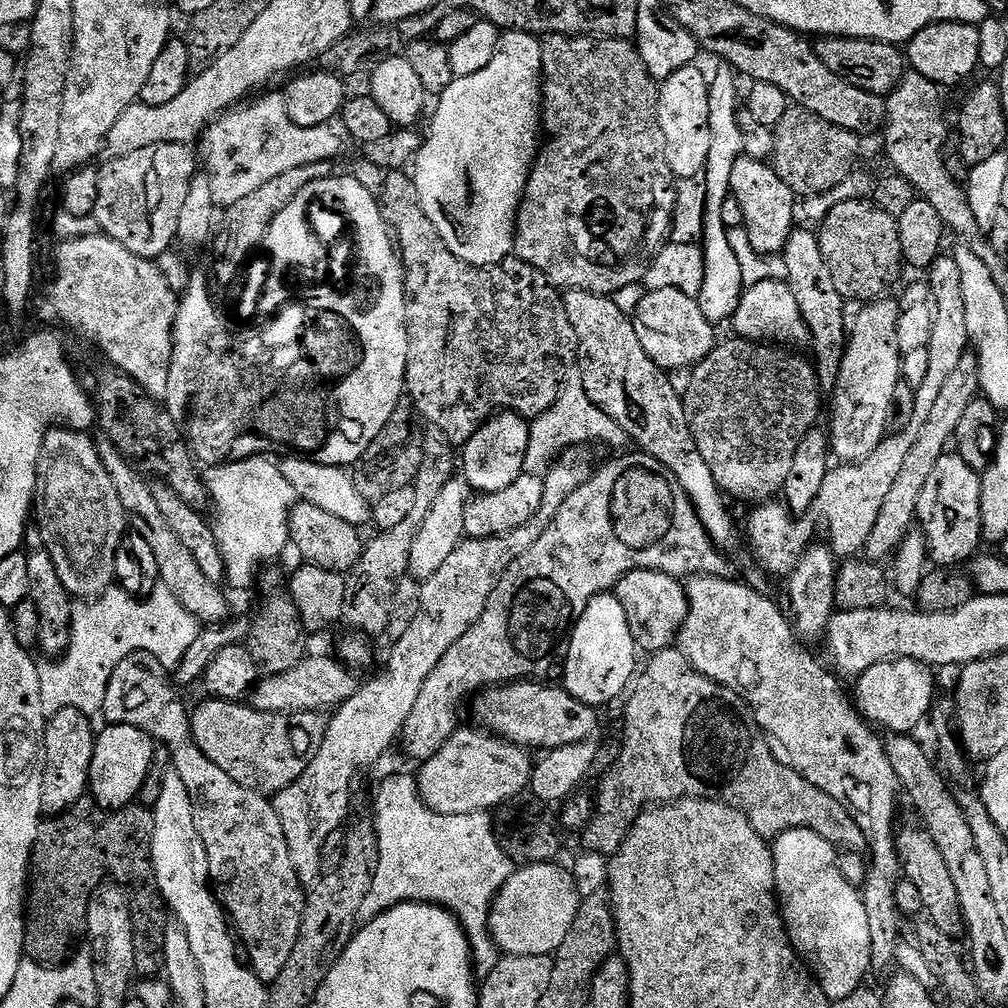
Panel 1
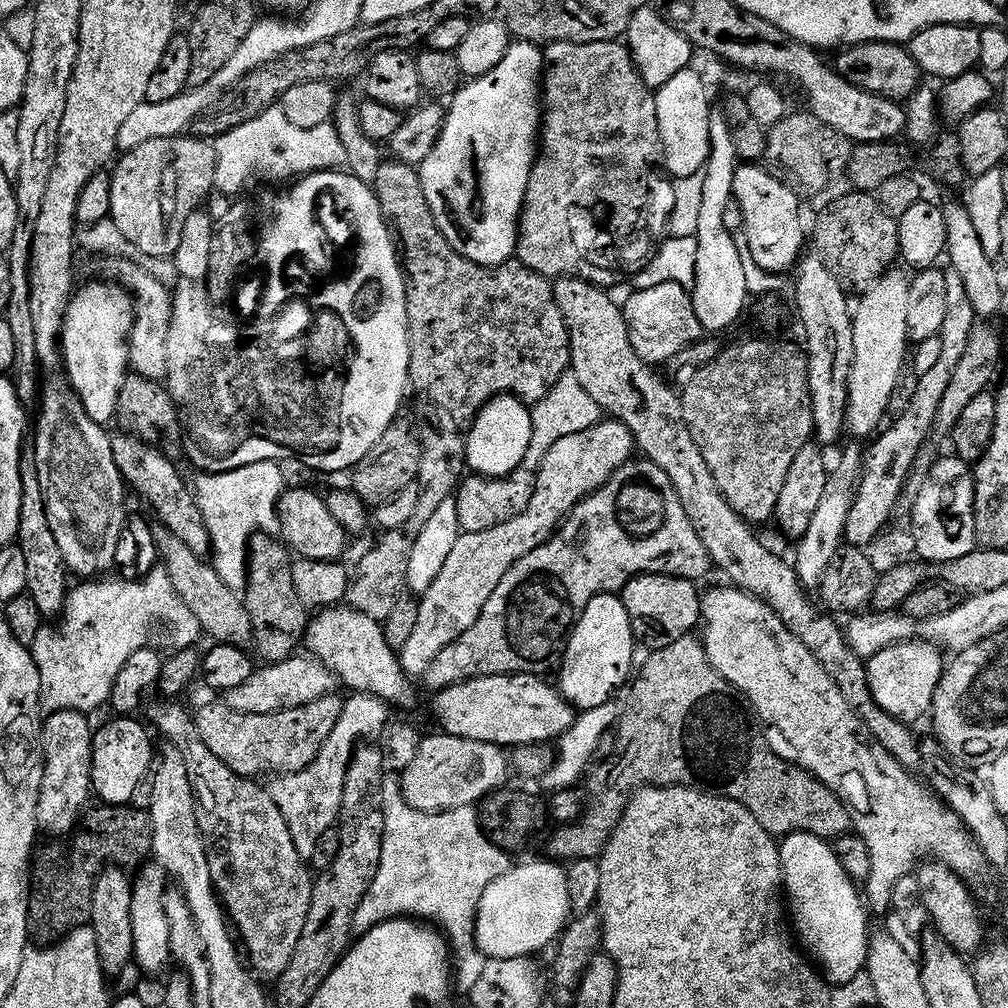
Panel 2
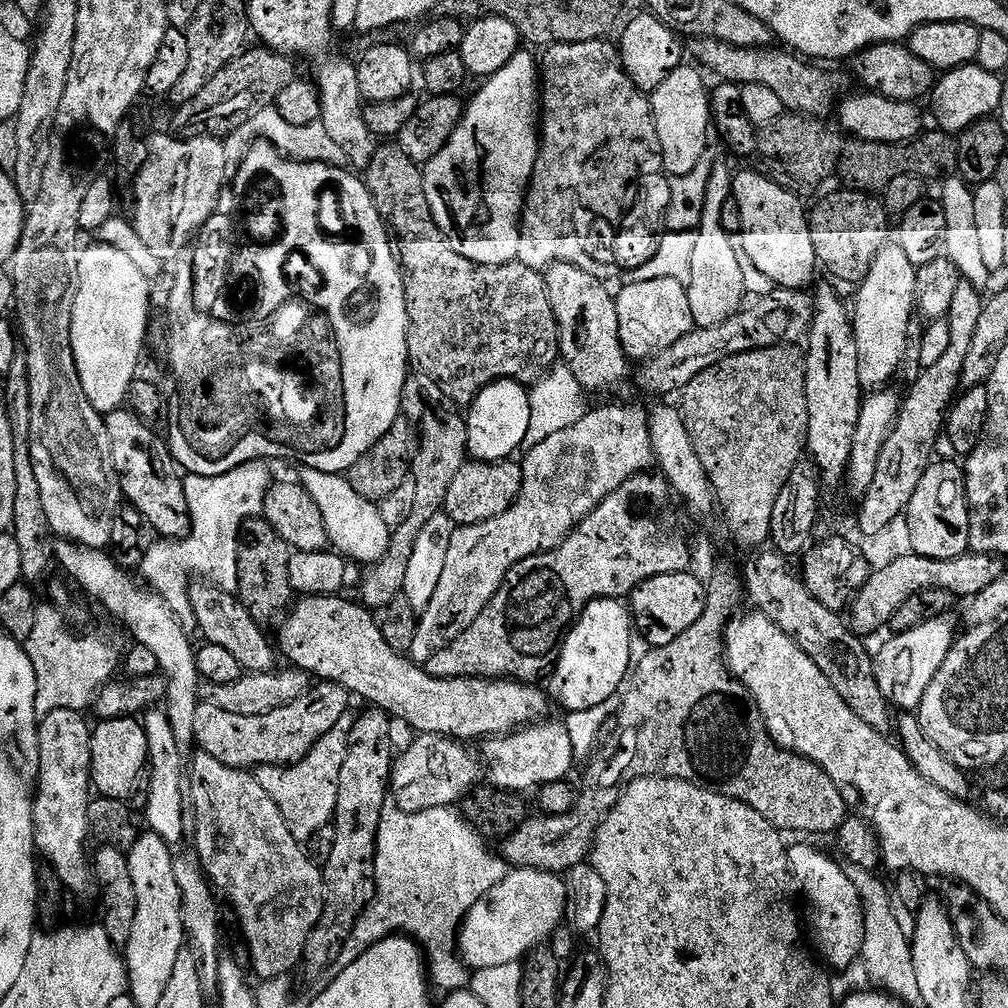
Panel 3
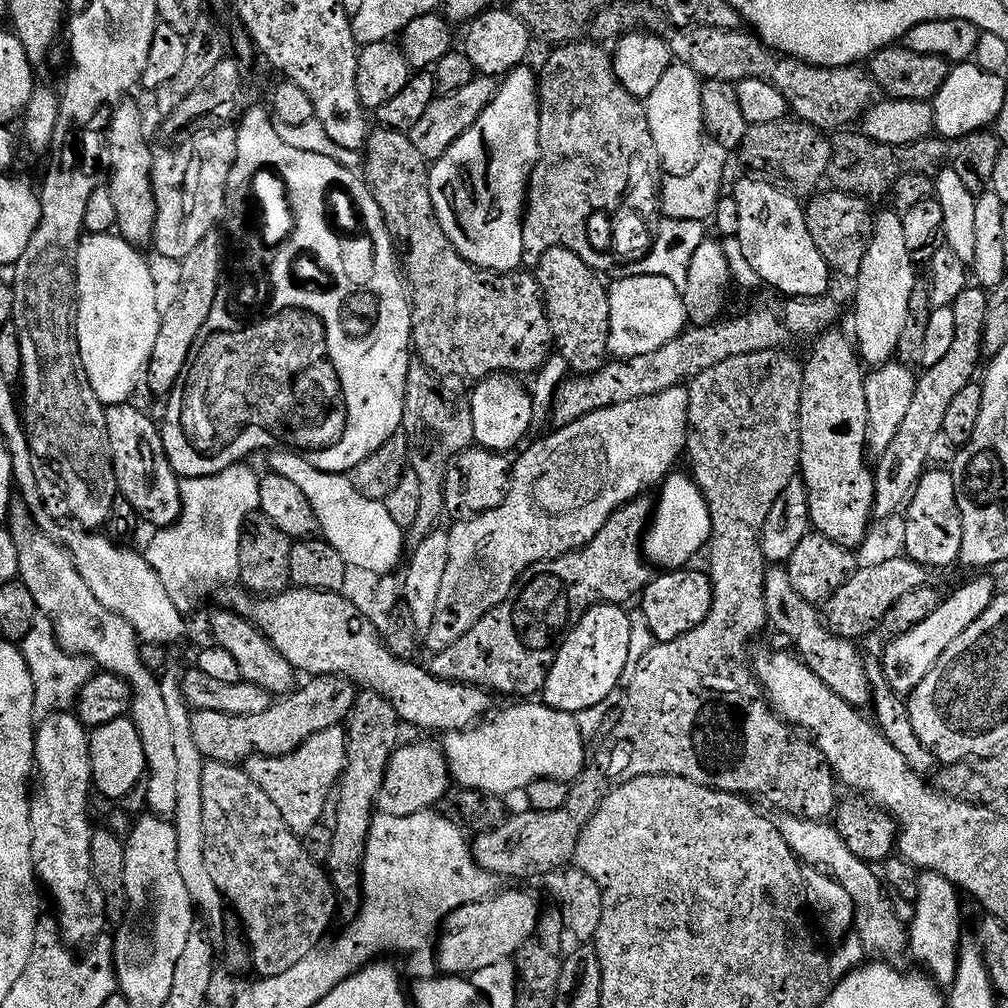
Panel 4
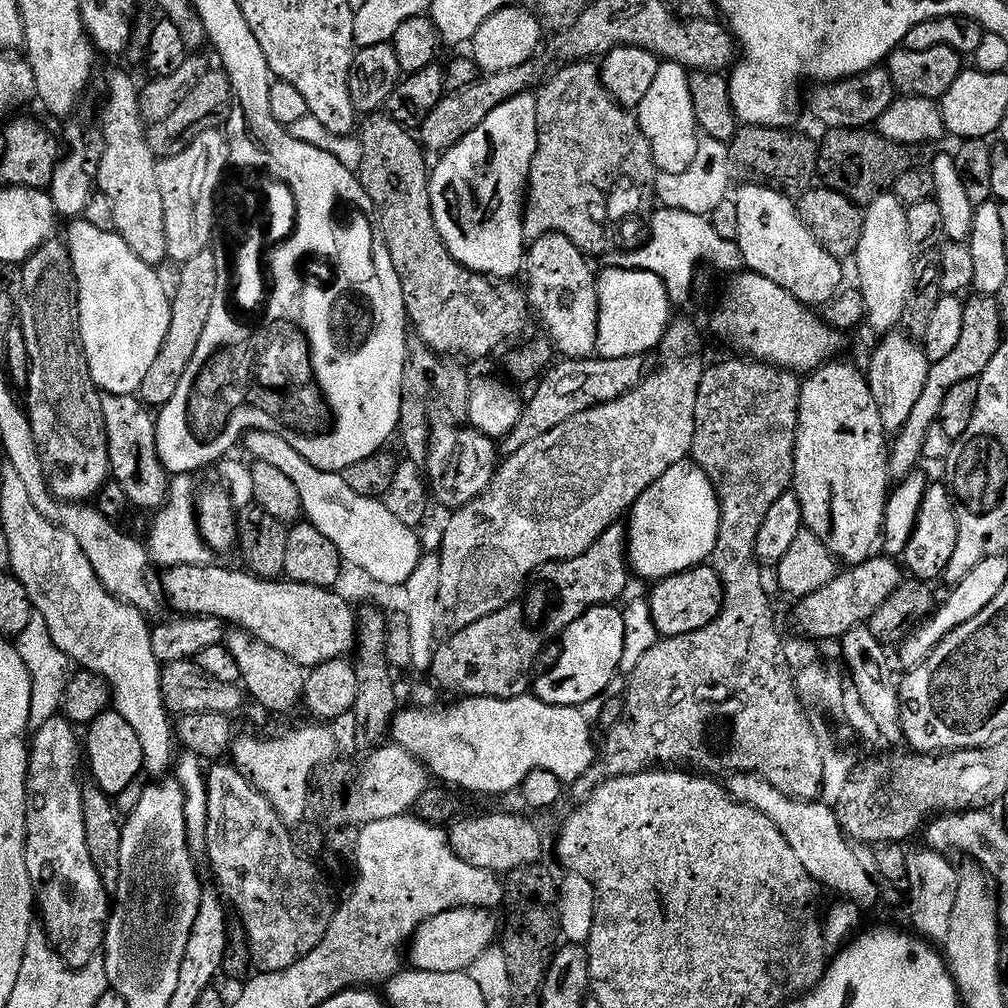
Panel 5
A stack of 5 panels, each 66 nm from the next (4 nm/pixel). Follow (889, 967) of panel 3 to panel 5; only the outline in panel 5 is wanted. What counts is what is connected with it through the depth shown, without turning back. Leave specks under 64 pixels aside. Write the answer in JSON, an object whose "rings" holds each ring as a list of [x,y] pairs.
{"rings":[[[752,772],[729,775],[726,787],[733,800],[766,814],[766,818],[770,818],[770,822],[778,826],[786,842],[790,842],[790,850],[794,850],[798,862],[802,862],[802,866],[806,866],[806,870],[811,872],[817,885],[825,889],[828,887],[845,901],[852,901],[863,910],[881,903],[881,885],[858,862],[855,847],[840,829],[838,818],[831,807],[821,802],[790,798],[774,790],[774,786],[770,786],[770,782],[766,782],[763,776],[755,776]]]}

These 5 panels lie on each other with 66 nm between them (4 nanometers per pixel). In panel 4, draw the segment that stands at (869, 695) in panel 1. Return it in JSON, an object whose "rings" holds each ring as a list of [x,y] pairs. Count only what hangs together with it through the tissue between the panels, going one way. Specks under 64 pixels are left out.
{"rings":[[[991,575],[977,576],[980,577],[970,581],[969,584],[962,585],[957,592],[952,592],[949,596],[947,593],[941,599],[938,610],[934,610],[934,614],[930,614],[930,618],[926,618],[926,622],[918,622],[918,626],[914,626],[914,630],[906,630],[906,634],[887,641],[888,649],[882,652],[884,677],[895,692],[911,694],[918,686],[918,682],[922,682],[922,678],[926,678],[926,674],[930,674],[934,662],[938,662],[938,658],[942,658],[942,654],[946,654],[950,642],[954,642],[954,638],[958,638],[958,634],[962,634],[969,626],[974,626],[974,622],[978,622],[978,618],[982,618],[982,614],[986,614],[986,610],[998,595],[998,584],[995,579],[991,580],[988,577]]]}

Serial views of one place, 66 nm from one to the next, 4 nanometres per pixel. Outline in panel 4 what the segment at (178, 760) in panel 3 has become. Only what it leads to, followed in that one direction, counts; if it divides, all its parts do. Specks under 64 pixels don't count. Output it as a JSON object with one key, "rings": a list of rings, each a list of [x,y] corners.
{"rings":[[[13,499],[8,509],[6,527],[12,533],[14,546],[18,546],[18,579],[26,586],[26,590],[30,590],[30,594],[34,594],[37,613],[43,619],[45,616],[56,627],[56,643],[65,652],[86,656],[93,665],[121,676],[132,685],[130,718],[142,738],[142,750],[146,754],[148,808],[157,816],[171,817],[178,806],[178,758],[174,751],[174,733],[166,711],[166,698],[162,698],[160,680],[157,673],[142,662],[142,641],[134,626],[130,626],[126,618],[114,614],[114,610],[106,610],[106,606],[94,598],[94,590],[86,586],[86,578],[82,578],[67,548],[40,530],[32,517],[32,511],[24,505],[23,500]]]}

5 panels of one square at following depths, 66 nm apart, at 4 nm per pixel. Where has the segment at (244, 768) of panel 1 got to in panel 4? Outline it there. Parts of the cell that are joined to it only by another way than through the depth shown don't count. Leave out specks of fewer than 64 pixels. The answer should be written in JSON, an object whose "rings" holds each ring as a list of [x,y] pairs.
{"rings":[[[314,676],[307,682],[304,689],[277,699],[262,714],[235,716],[218,714],[218,710],[193,711],[190,731],[205,761],[240,766],[251,756],[284,756],[298,750],[314,734],[341,727],[356,705],[357,685],[347,676]]]}

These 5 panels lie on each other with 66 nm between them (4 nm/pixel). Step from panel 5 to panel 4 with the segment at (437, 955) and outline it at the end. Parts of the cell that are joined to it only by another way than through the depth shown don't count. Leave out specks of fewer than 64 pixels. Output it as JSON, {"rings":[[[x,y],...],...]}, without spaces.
{"rings":[[[502,892],[462,906],[449,914],[438,937],[438,968],[441,973],[471,977],[473,972],[482,970],[485,966],[492,966],[494,962],[512,960],[516,951],[534,935],[542,915],[539,902],[528,892]]]}

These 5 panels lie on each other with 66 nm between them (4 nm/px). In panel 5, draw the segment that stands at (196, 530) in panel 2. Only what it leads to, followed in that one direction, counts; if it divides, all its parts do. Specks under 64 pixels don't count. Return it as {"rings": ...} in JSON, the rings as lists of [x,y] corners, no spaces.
{"rings":[[[101,395],[102,418],[106,418],[106,438],[110,454],[110,476],[128,495],[129,505],[159,510],[168,497],[170,476],[158,458],[156,422],[143,400],[136,396]]]}

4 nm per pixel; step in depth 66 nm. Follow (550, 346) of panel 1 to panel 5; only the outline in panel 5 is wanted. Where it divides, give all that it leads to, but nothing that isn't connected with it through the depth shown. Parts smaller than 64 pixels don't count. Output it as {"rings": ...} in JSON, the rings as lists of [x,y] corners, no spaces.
{"rings":[[[372,114],[367,117],[368,120],[359,125],[358,139],[362,146],[362,166],[358,173],[360,185],[366,190],[366,194],[370,198],[370,202],[374,202],[374,210],[376,211],[375,219],[378,221],[378,227],[382,230],[386,246],[390,250],[390,262],[394,262],[394,270],[398,274],[398,278],[402,282],[402,294],[404,295],[404,305],[408,311],[408,319],[411,327],[414,329],[415,335],[422,338],[422,342],[426,342],[426,346],[430,346],[430,350],[434,350],[436,355],[441,358],[460,358],[456,356],[465,356],[468,360],[484,360],[487,356],[495,354],[499,348],[507,349],[511,340],[516,340],[528,328],[528,312],[530,316],[530,303],[527,291],[523,287],[516,285],[515,279],[497,280],[489,279],[482,276],[478,272],[472,272],[469,268],[463,268],[460,263],[450,254],[450,250],[446,246],[446,242],[442,242],[442,234],[438,234],[438,226],[434,222],[434,214],[432,213],[432,199],[430,198],[430,190],[428,189],[428,181],[430,179],[430,164],[427,164],[426,153],[417,137],[413,135],[409,129],[404,128],[398,122],[394,122],[394,118],[387,114]]]}

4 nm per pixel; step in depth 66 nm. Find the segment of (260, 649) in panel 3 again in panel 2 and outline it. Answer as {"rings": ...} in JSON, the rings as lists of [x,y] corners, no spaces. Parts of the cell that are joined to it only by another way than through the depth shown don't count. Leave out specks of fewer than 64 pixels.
{"rings":[[[159,522],[151,525],[153,541],[159,552],[159,559],[168,572],[170,582],[174,582],[174,590],[178,590],[178,598],[182,598],[182,602],[186,602],[186,606],[190,606],[191,613],[194,618],[198,618],[200,623],[200,631],[205,637],[213,636],[211,639],[218,644],[233,644],[239,648],[247,649],[252,641],[252,619],[248,613],[248,608],[244,604],[244,598],[241,593],[230,590],[226,586],[226,582],[219,577],[213,565],[207,559],[198,554],[194,554],[194,550],[190,550],[190,546],[186,546],[186,542],[181,540],[174,534],[170,534],[170,530],[166,530],[166,526]]]}

